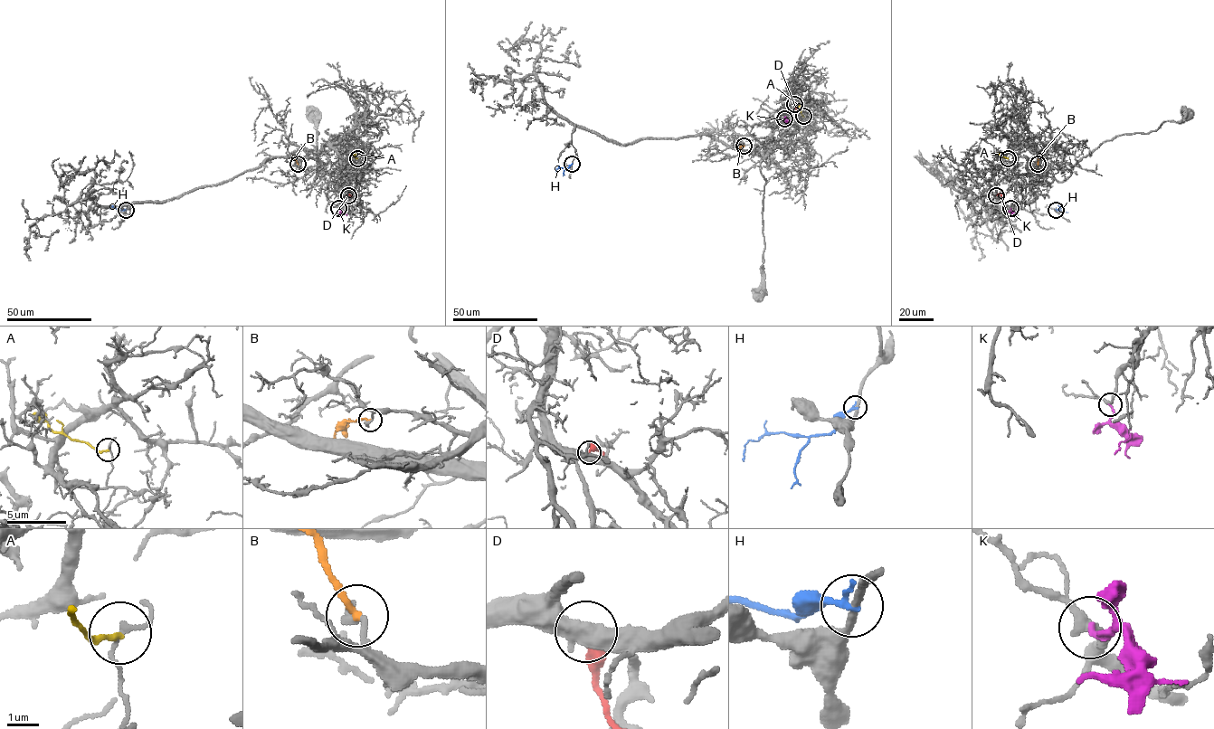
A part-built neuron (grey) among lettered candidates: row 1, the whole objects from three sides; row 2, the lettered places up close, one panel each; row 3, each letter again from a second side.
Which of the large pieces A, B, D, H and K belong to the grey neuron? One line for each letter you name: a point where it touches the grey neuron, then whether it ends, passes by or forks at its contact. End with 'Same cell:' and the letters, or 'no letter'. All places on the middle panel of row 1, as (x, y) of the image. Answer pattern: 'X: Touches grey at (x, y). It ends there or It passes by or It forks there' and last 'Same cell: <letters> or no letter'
Same cell: no letter

